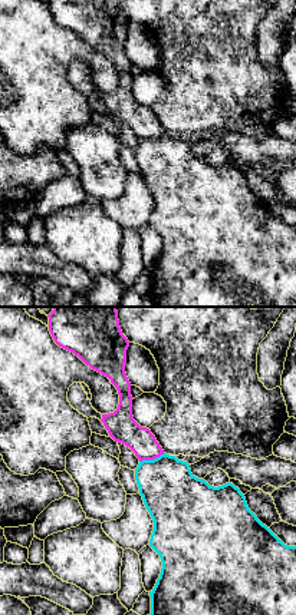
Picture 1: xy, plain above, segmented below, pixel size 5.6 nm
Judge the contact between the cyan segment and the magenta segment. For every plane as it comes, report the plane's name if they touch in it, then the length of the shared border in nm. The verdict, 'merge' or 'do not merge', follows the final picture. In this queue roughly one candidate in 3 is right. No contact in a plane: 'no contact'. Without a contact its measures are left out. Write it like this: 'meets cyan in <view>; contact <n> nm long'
meets cyan in xy; contact 150 nm long

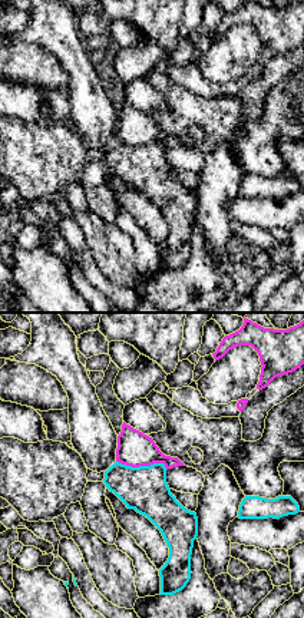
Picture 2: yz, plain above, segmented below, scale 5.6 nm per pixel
meets cyan in yz; contact 300 nm long

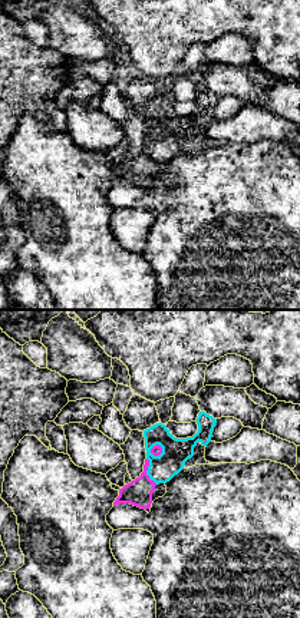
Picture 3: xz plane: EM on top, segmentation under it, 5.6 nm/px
meets cyan in xz; contact 160 nm long

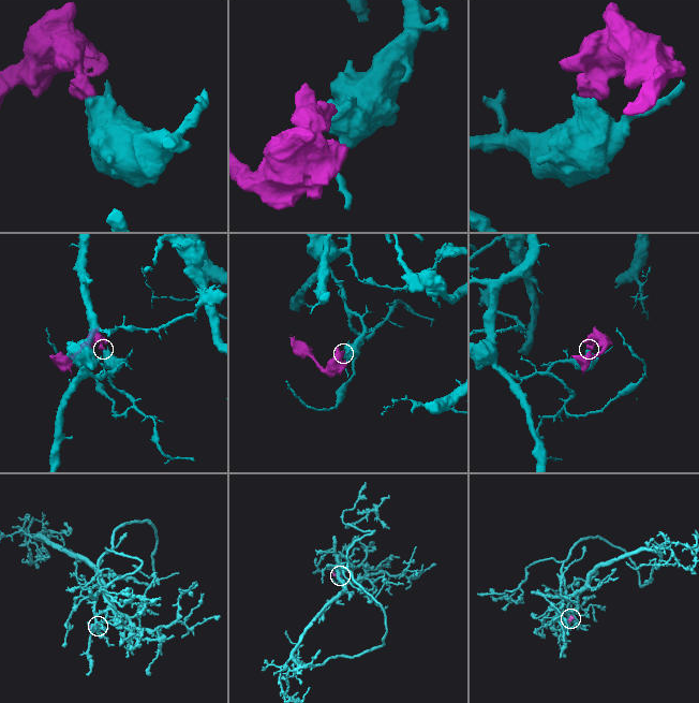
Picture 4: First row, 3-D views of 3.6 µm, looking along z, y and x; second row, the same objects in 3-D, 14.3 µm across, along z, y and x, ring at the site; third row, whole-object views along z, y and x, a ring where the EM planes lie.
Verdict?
do not merge

